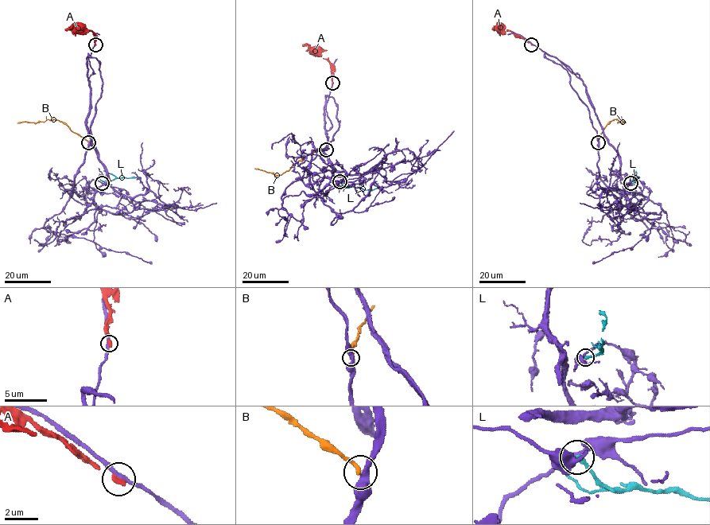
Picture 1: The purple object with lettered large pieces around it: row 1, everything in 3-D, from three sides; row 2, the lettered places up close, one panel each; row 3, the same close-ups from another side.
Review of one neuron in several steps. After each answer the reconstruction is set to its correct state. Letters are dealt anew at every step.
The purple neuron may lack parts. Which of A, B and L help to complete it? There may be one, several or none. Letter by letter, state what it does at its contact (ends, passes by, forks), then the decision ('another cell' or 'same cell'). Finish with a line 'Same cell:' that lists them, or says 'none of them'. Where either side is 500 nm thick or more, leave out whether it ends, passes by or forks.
A: it ends there; another cell
B: it ends there; another cell
L: it ends there; another cell
Same cell: none of them

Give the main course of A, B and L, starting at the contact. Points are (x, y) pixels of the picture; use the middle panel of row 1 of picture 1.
A: (332, 83), (332, 67), (328, 61), (317, 56), (308, 45), (302, 46)
B: (326, 149), (307, 154), (279, 175), (254, 168)
L: (339, 182), (344, 186), (364, 189), (378, 187)

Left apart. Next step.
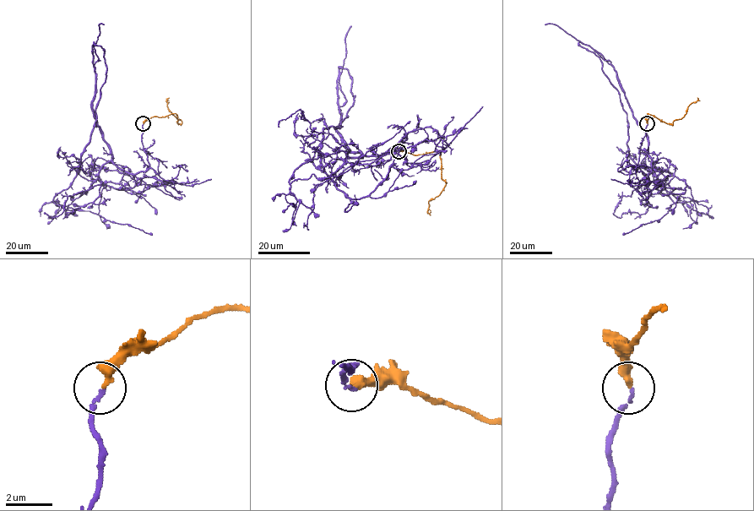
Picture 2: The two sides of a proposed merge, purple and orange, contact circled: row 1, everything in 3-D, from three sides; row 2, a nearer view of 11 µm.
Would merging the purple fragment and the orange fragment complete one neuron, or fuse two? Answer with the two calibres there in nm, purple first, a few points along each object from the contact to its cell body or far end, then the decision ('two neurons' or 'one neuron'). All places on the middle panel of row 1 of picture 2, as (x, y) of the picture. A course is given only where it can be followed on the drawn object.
140/320 nm | purple via (398, 151), (406, 138), (378, 155), (349, 157), (331, 176), (318, 156), (289, 182), (342, 174), (409, 121) | orange via (399, 151), (411, 154), (440, 153), (442, 178), (445, 184), (442, 192), (428, 201), (428, 213), (431, 212) | one neuron

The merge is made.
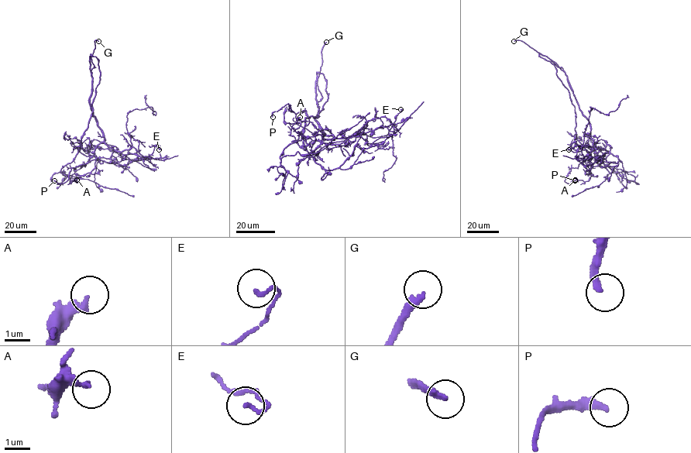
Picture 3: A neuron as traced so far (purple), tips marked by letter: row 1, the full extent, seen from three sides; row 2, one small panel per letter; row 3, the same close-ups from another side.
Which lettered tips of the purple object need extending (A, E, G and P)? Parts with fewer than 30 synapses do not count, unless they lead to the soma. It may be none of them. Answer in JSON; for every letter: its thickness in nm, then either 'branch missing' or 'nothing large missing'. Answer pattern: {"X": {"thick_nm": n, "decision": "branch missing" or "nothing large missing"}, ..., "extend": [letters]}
{"A": {"thick_nm": 260, "decision": "nothing large missing"}, "E": {"thick_nm": 130, "decision": "nothing large missing"}, "G": {"thick_nm": 260, "decision": "branch missing"}, "P": {"thick_nm": 260, "decision": "nothing large missing"}, "extend": ["G"]}

